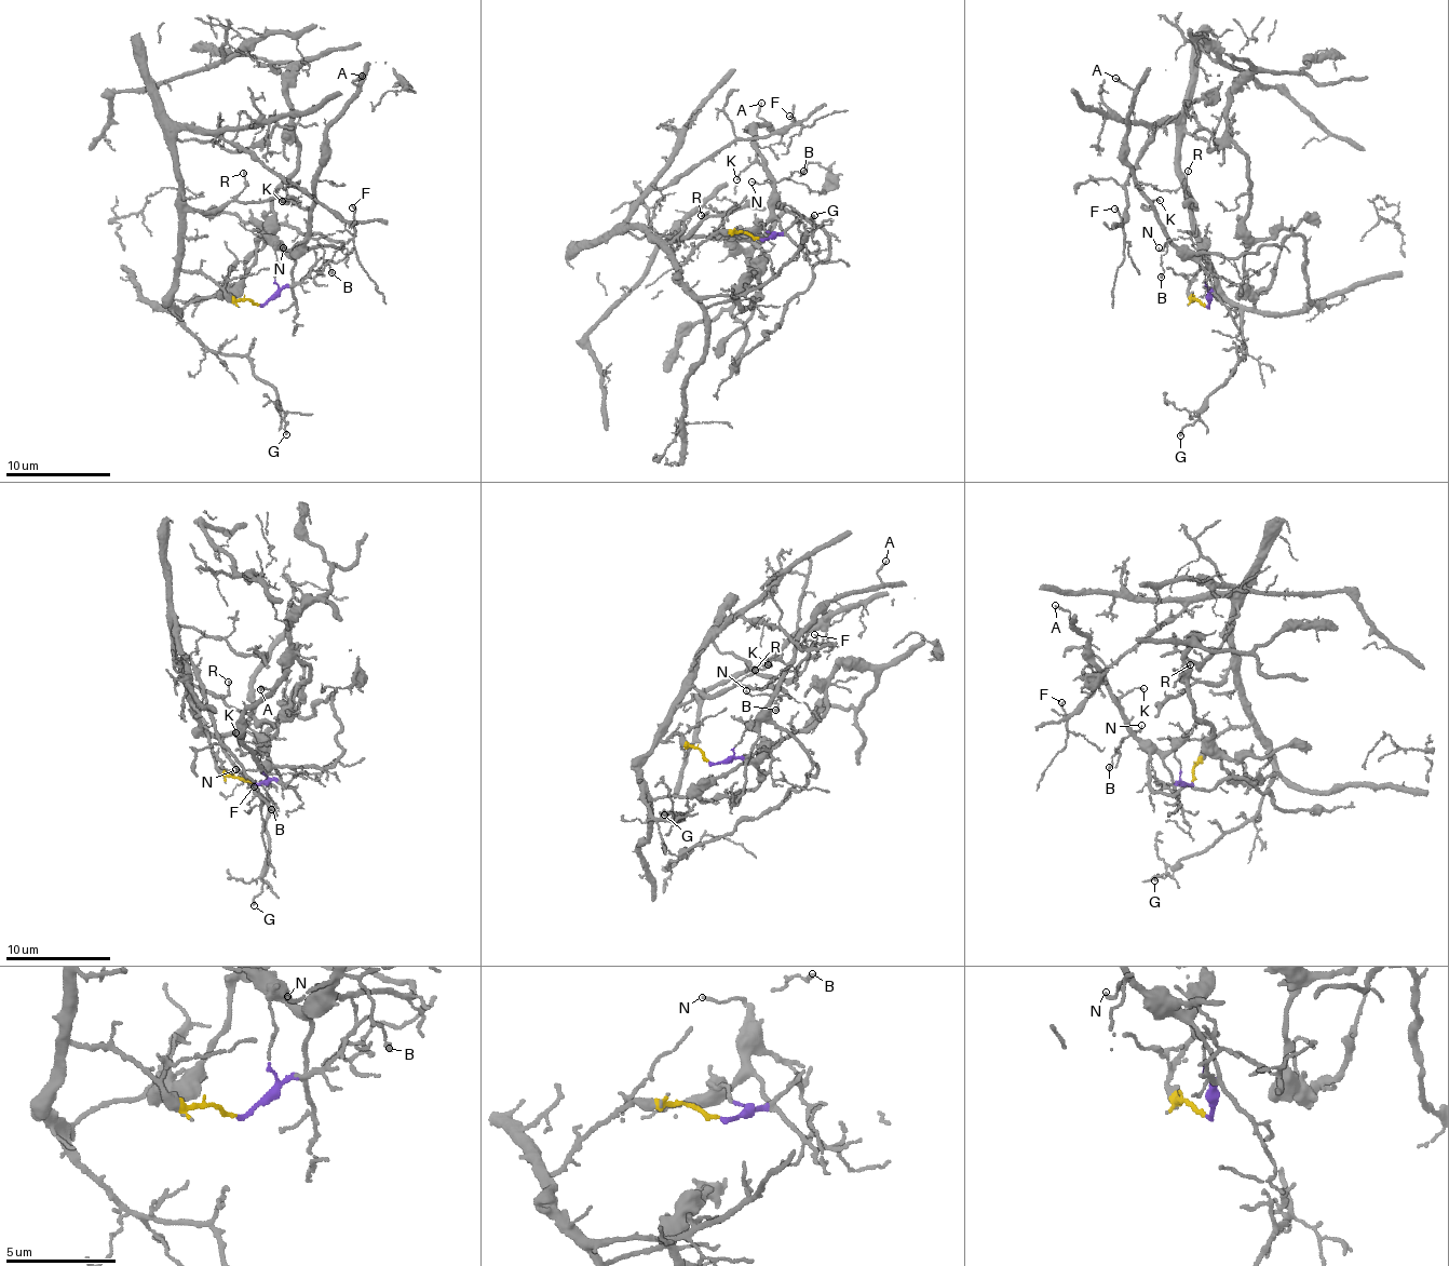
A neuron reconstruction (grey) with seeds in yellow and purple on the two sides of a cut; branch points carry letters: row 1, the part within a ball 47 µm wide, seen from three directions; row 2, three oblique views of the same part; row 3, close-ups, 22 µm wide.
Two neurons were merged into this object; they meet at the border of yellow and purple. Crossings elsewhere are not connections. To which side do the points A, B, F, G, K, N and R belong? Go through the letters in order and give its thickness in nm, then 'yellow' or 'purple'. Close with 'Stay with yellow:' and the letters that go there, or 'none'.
A: 140 nm thick; purple
B: 140 nm thick; purple
F: 120 nm thick; yellow
G: 160 nm thick; yellow
K: 120 nm thick; purple
N: 120 nm thick; purple
R: 100 nm thick; yellow
Stay with yellow: F, G, R

